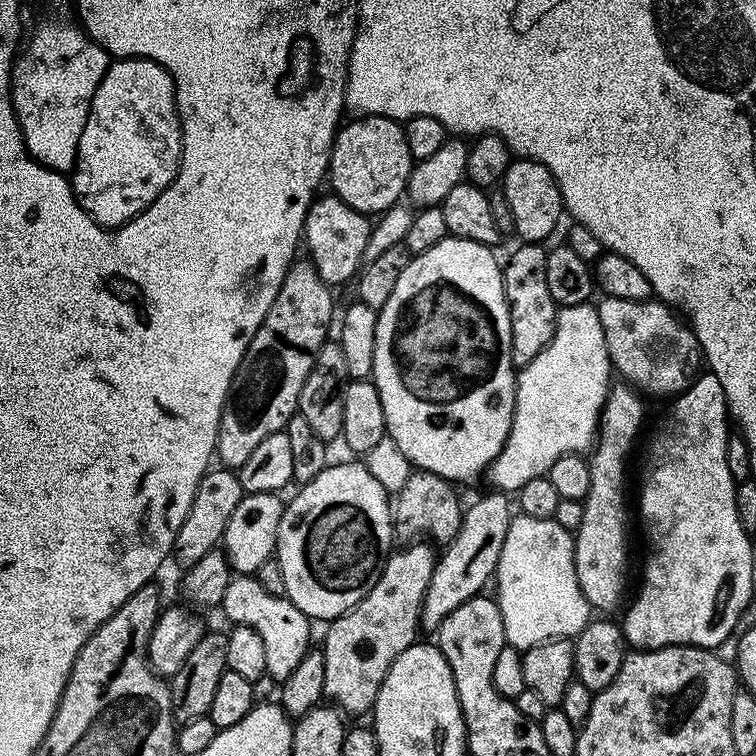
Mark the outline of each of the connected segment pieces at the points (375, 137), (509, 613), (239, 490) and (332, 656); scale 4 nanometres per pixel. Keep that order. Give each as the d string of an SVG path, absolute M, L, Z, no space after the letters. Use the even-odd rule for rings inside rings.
M361 116L352 118L336 133L332 142L332 157L328 160L327 179L332 180L331 191L354 210L365 214L379 214L391 208L405 195L408 175L412 173L413 159L410 146L406 146L403 127L390 116Z
M519 514L513 515L506 530L506 542L502 546L500 561L496 567L494 588L495 599L500 605L504 623L504 639L511 647L521 650L538 646L547 640L575 638L588 625L590 605L578 586L578 574L574 570L574 536L562 530L554 519L530 518Z
M216 466L204 473L198 482L198 490L194 490L194 502L190 502L190 510L182 526L178 526L178 534L174 538L172 556L181 564L181 569L194 566L194 562L210 554L210 550L221 547L230 514L234 514L234 509L245 494L240 477L233 469Z
M428 542L409 544L412 544L409 548L397 547L385 559L380 576L369 592L349 612L342 613L327 625L328 633L322 643L326 658L324 695L349 717L375 709L378 690L388 677L394 658L417 643L422 602L434 574L438 552Z

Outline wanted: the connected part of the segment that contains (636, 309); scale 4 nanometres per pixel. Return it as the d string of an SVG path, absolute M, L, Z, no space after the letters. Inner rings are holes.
M622 298L601 301L596 304L598 319L602 322L602 334L606 334L608 356L621 381L649 397L672 398L691 386L702 368L700 343L691 327L669 305L656 298L638 302Z

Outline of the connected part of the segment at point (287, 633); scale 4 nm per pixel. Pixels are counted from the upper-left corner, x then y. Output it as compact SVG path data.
M233 575L229 579L226 594L219 607L232 619L233 625L241 624L253 628L261 636L262 642L266 642L266 673L269 677L273 676L273 681L285 680L290 670L294 670L294 666L302 662L302 658L313 643L314 624L310 617L302 610L298 610L298 606L291 604L287 596L275 596L266 591L256 581L255 575Z

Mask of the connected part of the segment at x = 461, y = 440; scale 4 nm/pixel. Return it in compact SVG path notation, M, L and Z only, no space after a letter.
M445 238L430 246L428 250L413 255L410 266L398 277L398 283L390 293L386 306L378 309L378 334L374 342L374 366L371 379L374 381L378 394L382 398L382 410L386 414L387 435L398 442L398 450L406 454L406 458L419 471L433 472L449 482L456 480L476 480L485 475L488 467L498 458L504 448L508 435L512 429L512 419L516 409L516 377L518 369L512 363L510 350L510 314L504 293L504 273L501 261L496 261L496 256L487 244Z

